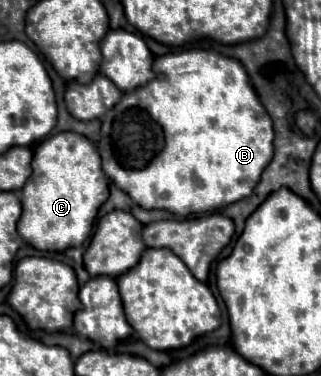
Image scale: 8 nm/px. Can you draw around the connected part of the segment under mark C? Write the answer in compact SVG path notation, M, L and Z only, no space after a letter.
M73 131L55 133L37 145L31 167L33 173L21 189L23 213L17 225L19 235L39 251L65 251L69 247L79 247L91 235L97 211L109 197L109 179L101 169L97 147L85 135Z

